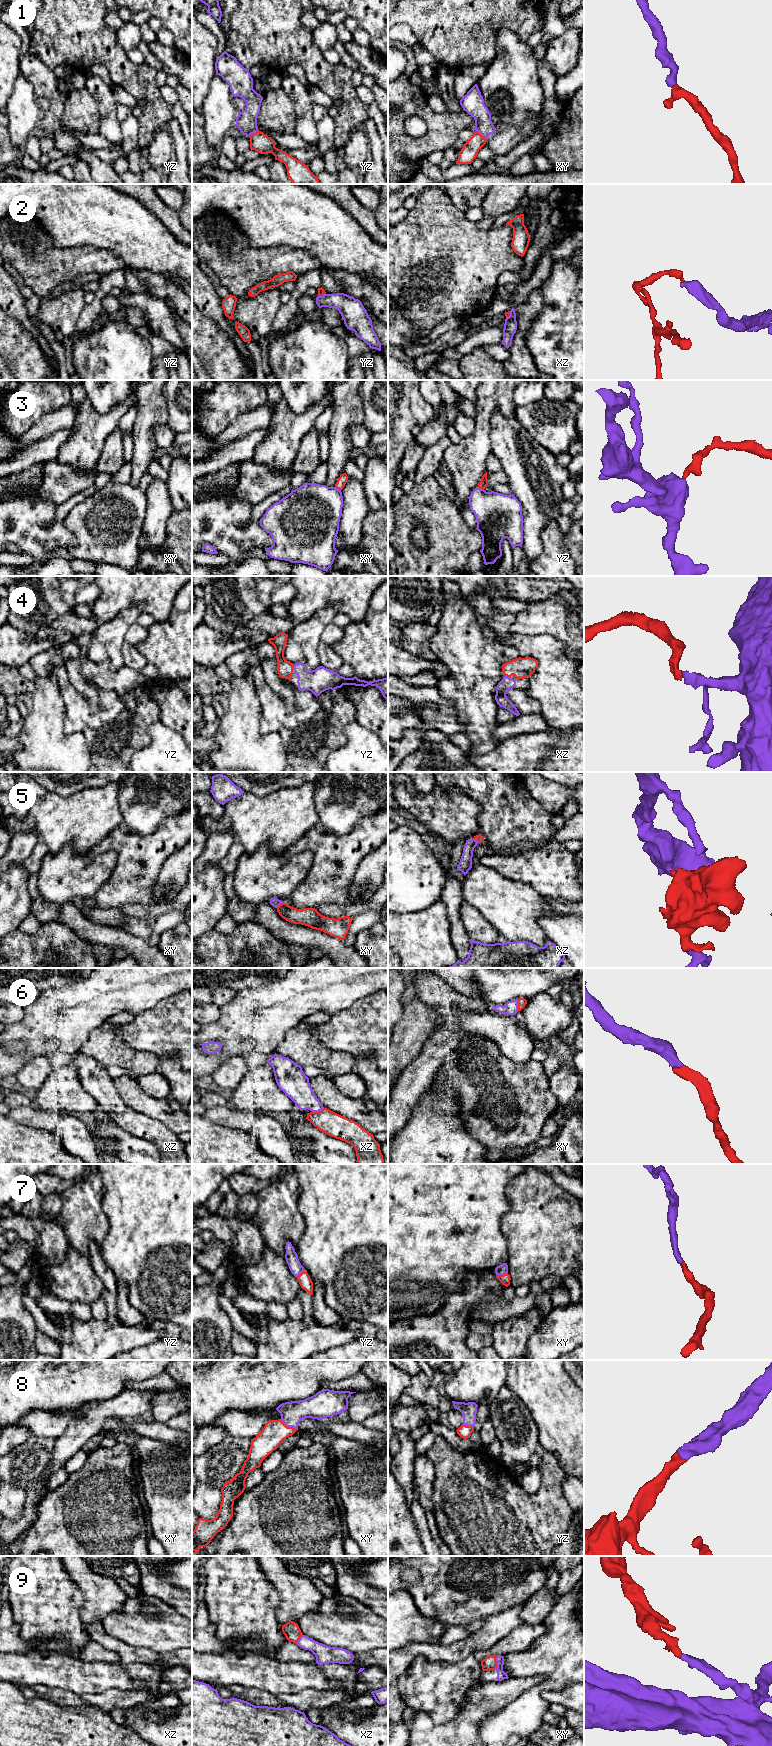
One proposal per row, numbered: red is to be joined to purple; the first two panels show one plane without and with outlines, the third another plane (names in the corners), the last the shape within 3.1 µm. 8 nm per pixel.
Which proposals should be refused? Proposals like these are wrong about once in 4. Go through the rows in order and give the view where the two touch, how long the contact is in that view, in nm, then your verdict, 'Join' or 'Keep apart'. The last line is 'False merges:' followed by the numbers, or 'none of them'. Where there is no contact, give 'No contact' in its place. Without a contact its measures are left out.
1: Touches purple in xy. Shared border 120 nm. Join
2: Touches purple in xz. Shared border 70 nm. Keep apart
3: Touches purple in yz. Shared border 60 nm. Join
4: Touches purple in yz. Shared border 60 nm. Join
5: Touches purple in xy. Shared border 80 nm. Join
6: Touches purple in xz. Shared border 100 nm. Join
7: Touches purple in xy. Shared border 100 nm. Join
8: Touches purple in xy. Shared border 160 nm. Join
9: Touches purple in xy. Shared border 110 nm. Join
False merges: 2

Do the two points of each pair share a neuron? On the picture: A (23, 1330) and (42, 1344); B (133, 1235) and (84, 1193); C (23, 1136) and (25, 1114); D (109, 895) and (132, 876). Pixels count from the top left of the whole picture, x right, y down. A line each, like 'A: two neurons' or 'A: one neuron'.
A: two neurons
B: two neurons
C: two neurons
D: one neuron

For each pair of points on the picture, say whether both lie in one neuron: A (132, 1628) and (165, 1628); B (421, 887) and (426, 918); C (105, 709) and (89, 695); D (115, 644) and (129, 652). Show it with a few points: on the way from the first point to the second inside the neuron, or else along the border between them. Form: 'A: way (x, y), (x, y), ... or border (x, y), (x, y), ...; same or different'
A: way (140, 1628), (157, 1628); same
B: border (439, 900), (423, 909), (402, 913); different
C: border (77, 692), (88, 702), (93, 710), (99, 707); different
D: border (124, 642), (122, 657), (125, 665); different

